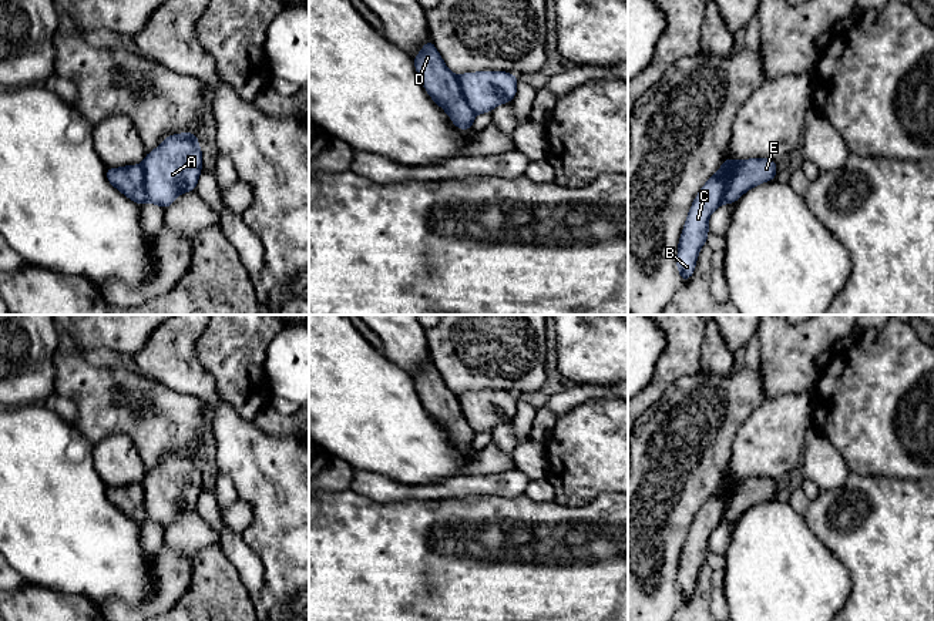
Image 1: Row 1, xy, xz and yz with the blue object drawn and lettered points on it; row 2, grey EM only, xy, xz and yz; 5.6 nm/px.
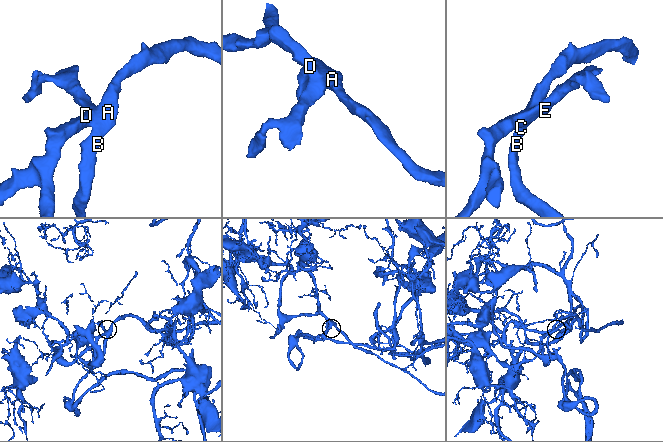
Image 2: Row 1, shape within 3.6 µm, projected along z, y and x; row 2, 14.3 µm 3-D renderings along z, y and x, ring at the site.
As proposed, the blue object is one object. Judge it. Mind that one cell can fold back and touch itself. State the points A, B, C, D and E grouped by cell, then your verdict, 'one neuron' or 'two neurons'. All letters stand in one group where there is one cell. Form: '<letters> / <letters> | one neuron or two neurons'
A B C D E | one neuron

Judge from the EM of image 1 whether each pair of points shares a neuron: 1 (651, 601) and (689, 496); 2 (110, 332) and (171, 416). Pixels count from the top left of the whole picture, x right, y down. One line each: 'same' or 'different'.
1: same
2: different

